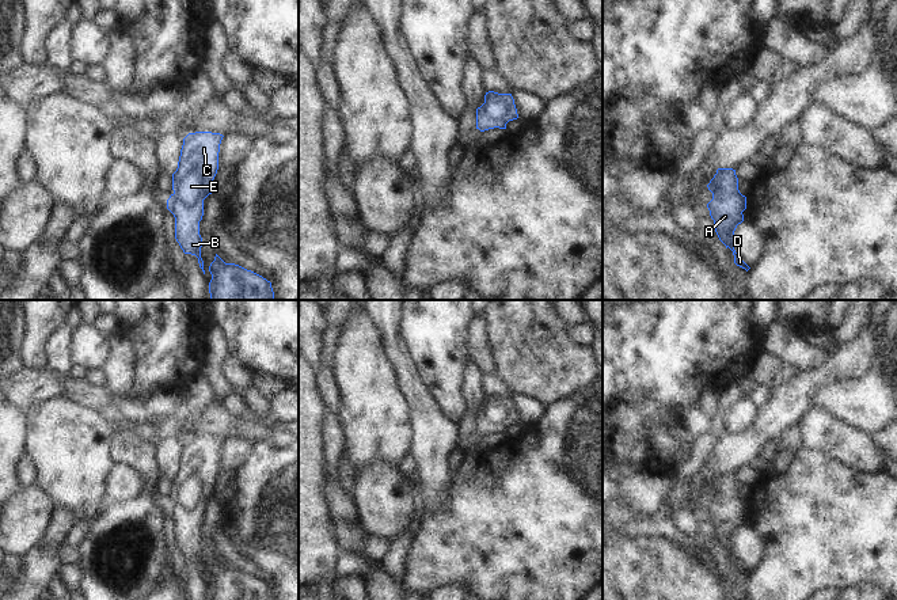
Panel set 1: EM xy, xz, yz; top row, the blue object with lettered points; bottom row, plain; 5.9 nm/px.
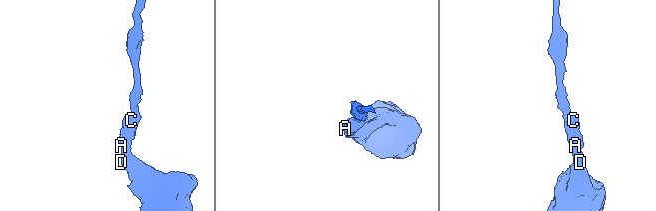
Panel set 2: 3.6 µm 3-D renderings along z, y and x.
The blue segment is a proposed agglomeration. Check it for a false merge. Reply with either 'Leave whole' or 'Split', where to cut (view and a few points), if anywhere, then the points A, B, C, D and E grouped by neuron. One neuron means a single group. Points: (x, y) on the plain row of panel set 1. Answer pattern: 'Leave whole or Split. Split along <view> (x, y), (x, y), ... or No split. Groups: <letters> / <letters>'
Leave whole. No split. Groups: A B C D E.

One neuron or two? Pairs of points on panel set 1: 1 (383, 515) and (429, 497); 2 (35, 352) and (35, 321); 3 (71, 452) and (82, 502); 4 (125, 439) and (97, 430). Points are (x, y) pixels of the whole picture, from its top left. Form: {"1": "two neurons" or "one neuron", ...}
{"1": "two neurons", "2": "one neuron", "3": "one neuron", "4": "two neurons"}

